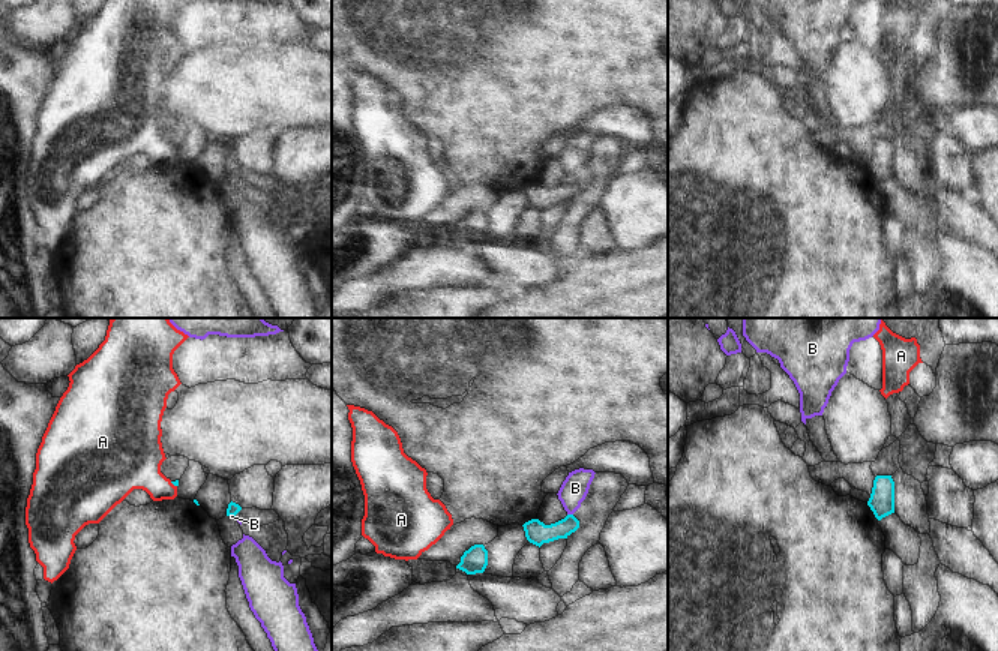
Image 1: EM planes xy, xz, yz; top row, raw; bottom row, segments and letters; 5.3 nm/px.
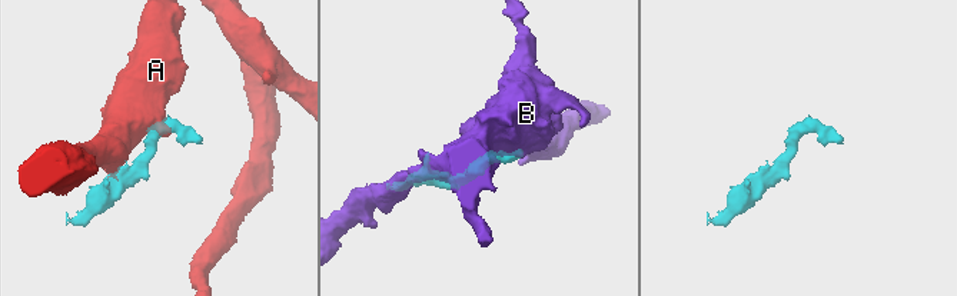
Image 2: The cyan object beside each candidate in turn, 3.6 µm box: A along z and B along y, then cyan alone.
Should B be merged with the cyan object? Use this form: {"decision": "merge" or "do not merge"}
{"decision": "do not merge"}

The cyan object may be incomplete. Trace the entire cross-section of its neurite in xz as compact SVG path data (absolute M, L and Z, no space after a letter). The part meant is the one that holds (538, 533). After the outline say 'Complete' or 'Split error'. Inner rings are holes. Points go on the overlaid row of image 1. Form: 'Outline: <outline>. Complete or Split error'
Outline: M567 514L564 519L551 525L545 525L539 519L531 519L522 526L527 540L540 548L543 543L567 538L579 528L579 520L573 514Z. Complete

